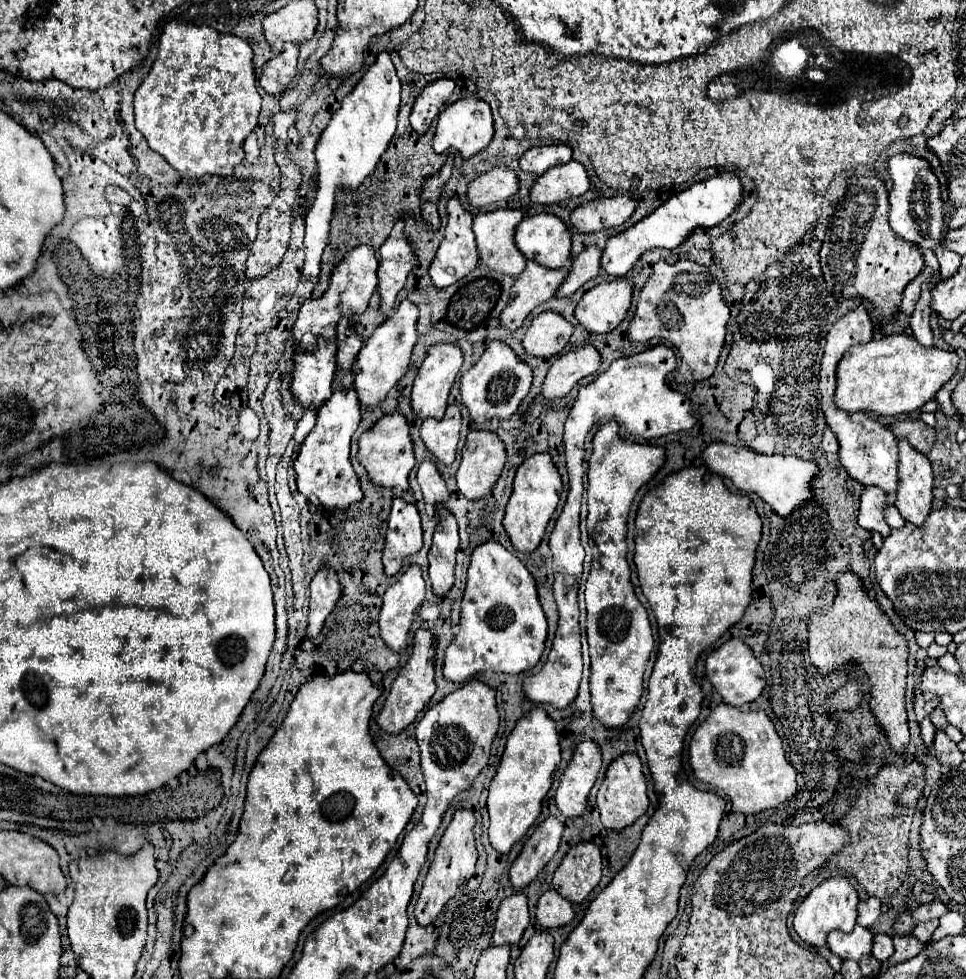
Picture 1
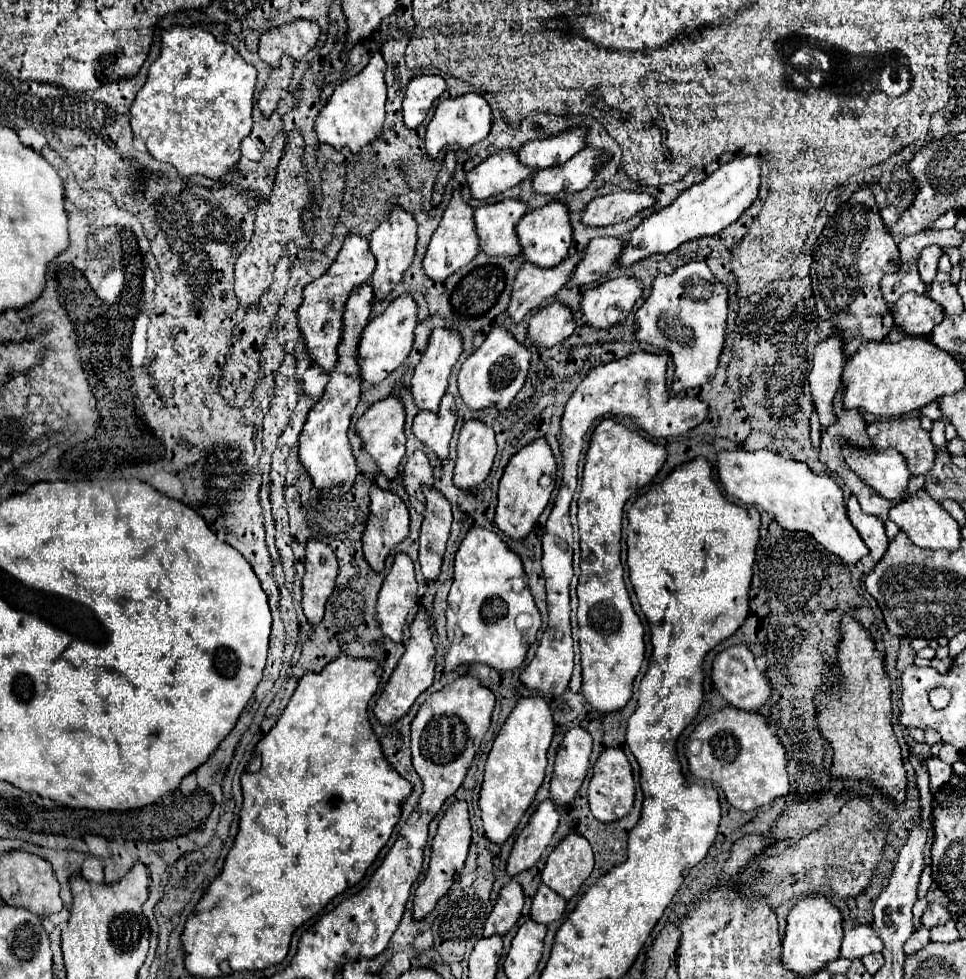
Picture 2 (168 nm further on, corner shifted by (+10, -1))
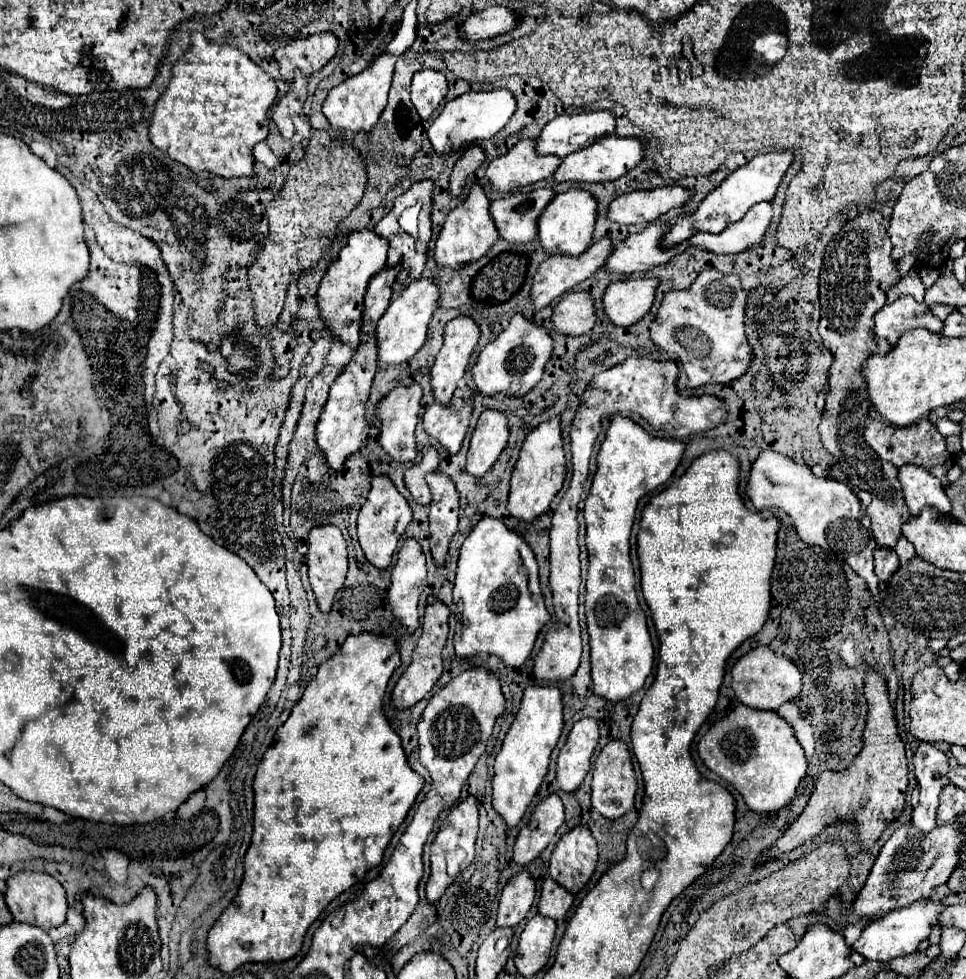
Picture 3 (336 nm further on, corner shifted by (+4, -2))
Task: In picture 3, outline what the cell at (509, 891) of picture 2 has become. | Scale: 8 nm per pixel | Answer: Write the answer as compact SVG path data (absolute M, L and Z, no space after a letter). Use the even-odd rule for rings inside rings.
M526 871L514 875L500 895L498 927L516 927L530 911L534 895L536 895L534 879Z

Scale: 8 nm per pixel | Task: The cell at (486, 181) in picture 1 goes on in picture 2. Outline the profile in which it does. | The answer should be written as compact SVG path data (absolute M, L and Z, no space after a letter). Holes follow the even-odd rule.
M510 148L500 150L480 162L466 174L468 188L476 200L488 200L496 194L506 192L508 188L520 184L522 180L530 178L536 170L522 164L518 154Z

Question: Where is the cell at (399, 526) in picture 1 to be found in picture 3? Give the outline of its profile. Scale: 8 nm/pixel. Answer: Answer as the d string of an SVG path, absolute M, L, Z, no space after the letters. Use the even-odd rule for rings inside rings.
M378 475L372 477L372 489L368 493L366 503L360 509L358 515L358 541L360 547L366 555L366 559L378 567L378 569L386 569L392 561L392 553L398 545L398 539L404 535L406 527L412 521L412 511L408 501L396 491L396 487L392 485L392 481L386 475Z

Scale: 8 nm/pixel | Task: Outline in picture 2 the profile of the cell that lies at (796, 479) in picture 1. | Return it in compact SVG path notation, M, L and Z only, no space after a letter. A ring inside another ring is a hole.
M724 450L718 454L718 478L730 496L772 514L784 530L806 532L846 564L856 564L868 556L866 544L848 520L844 492L832 476L814 474L804 462L784 458L772 450Z

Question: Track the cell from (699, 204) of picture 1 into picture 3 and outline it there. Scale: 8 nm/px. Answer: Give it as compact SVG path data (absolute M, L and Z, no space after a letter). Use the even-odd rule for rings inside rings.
M782 151L782 153L762 153L762 155L752 157L746 165L738 167L736 171L732 171L716 189L712 189L702 199L702 203L698 205L696 211L686 213L684 217L678 217L676 223L672 223L670 229L664 233L660 245L664 249L676 247L676 245L680 245L682 241L690 239L692 235L696 235L700 231L722 233L728 225L740 221L746 215L746 211L750 211L756 203L770 201L774 197L776 187L780 185L786 169L790 167L790 163L792 163L792 153L788 153L788 151Z

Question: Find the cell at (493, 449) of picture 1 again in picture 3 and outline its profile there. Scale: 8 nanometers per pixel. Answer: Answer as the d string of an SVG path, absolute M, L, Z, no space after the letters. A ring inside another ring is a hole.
M486 409L480 415L478 425L470 439L466 471L476 479L488 473L496 459L500 457L502 449L506 447L506 441L508 441L506 417L500 411Z

